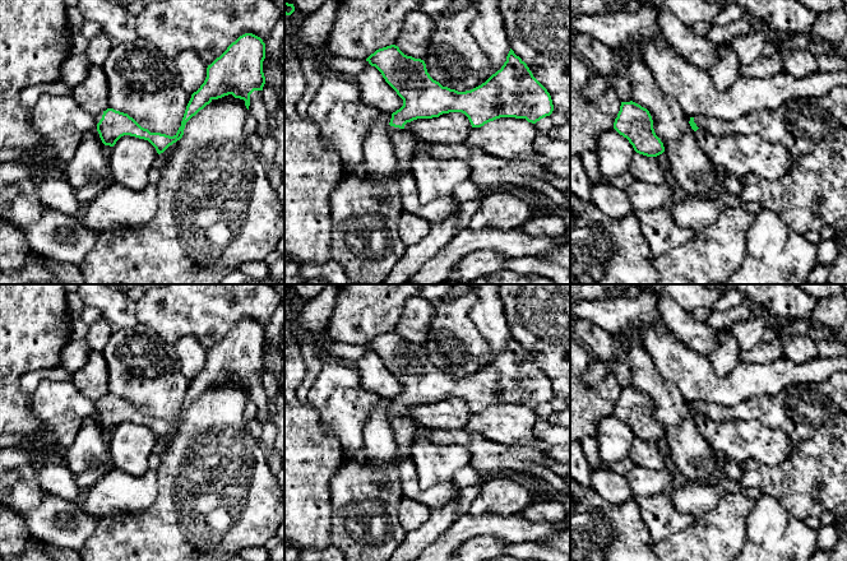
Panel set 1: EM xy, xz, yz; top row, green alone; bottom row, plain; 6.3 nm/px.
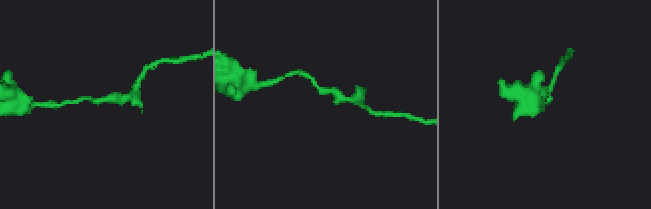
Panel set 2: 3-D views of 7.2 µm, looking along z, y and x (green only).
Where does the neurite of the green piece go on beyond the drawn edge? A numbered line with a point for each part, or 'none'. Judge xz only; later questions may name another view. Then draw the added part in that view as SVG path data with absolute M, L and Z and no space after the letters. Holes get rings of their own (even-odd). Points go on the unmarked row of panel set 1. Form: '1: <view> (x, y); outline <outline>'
1: xz (365, 527); outline M390 411L388 419L397 441L393 460L384 468L375 469L369 458L364 463L346 459L330 484L333 513L330 546L337 547L346 561L388 561L407 534L398 520L398 504L403 497L399 462L409 456L417 423L404 414Z

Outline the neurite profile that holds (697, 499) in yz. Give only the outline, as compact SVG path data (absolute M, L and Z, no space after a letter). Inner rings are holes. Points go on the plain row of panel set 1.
M722 474L714 483L681 482L670 497L679 511L700 518L717 506L726 492L740 490L741 483Z

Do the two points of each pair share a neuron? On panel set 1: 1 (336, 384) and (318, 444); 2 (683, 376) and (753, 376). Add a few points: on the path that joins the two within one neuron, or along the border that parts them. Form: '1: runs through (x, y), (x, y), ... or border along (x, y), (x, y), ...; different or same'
1: border along (314, 407), (322, 423), (337, 439), (341, 449); different
2: runs through (700, 383), (735, 383); same

